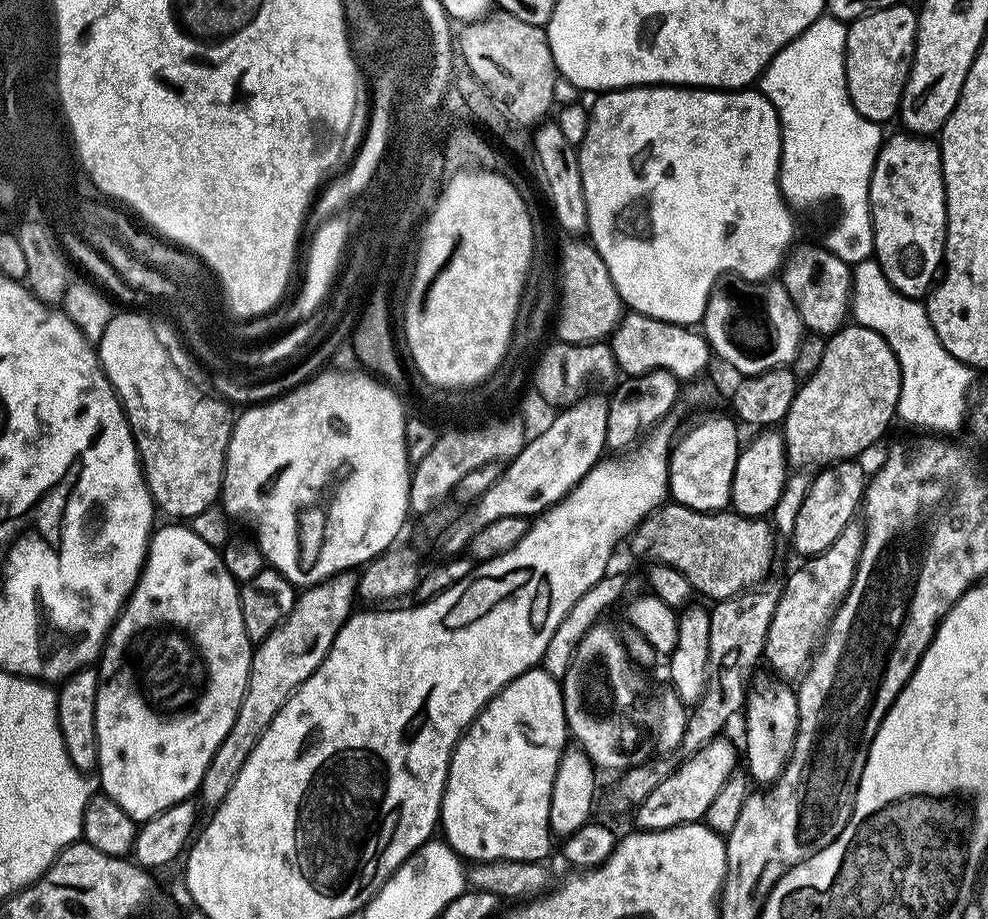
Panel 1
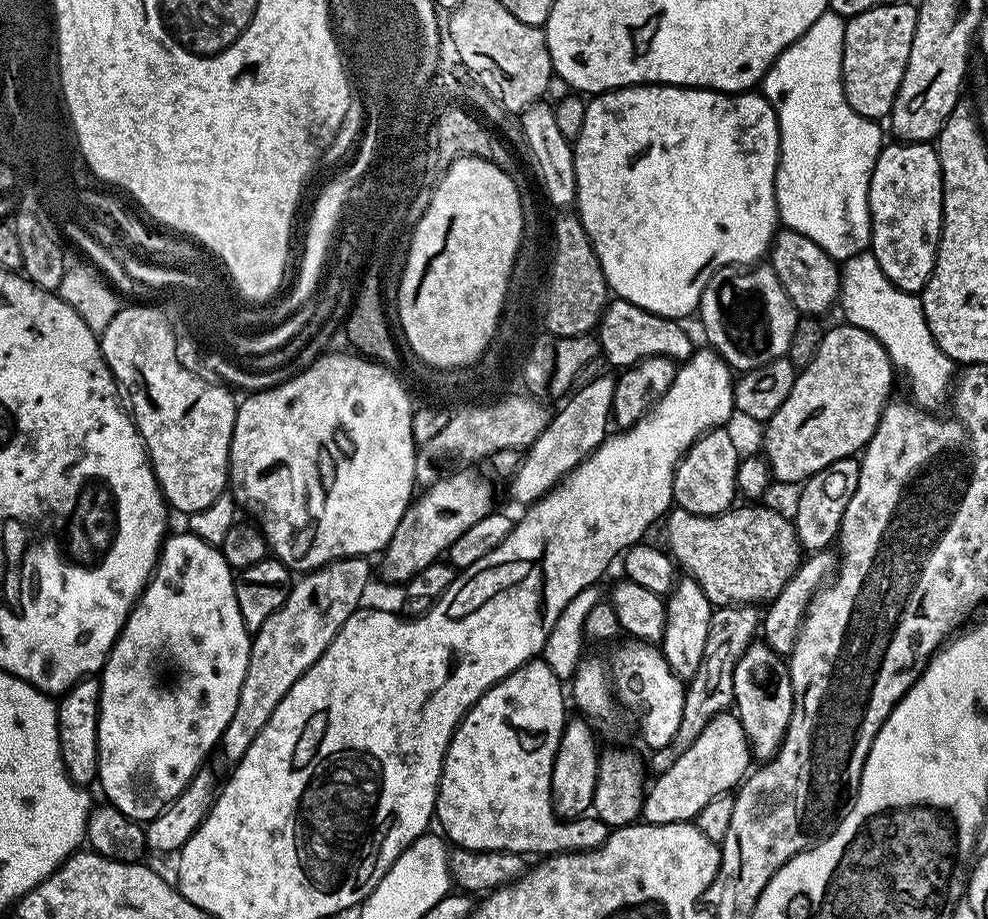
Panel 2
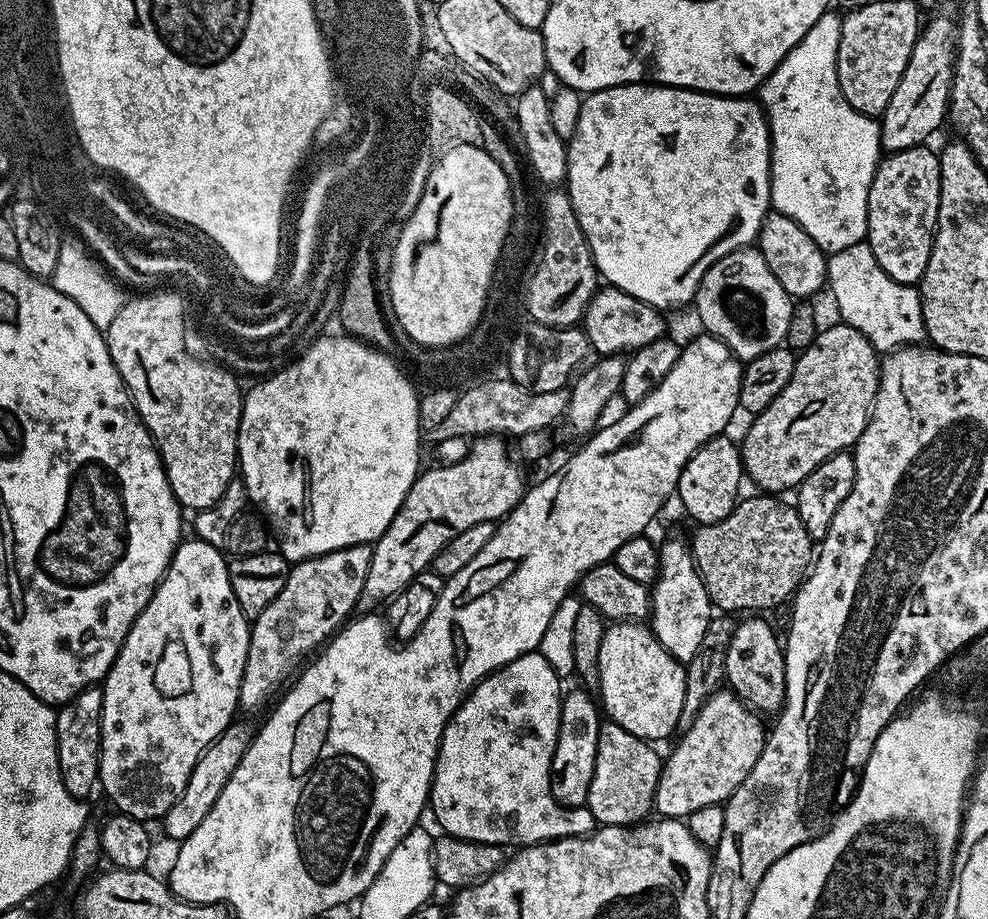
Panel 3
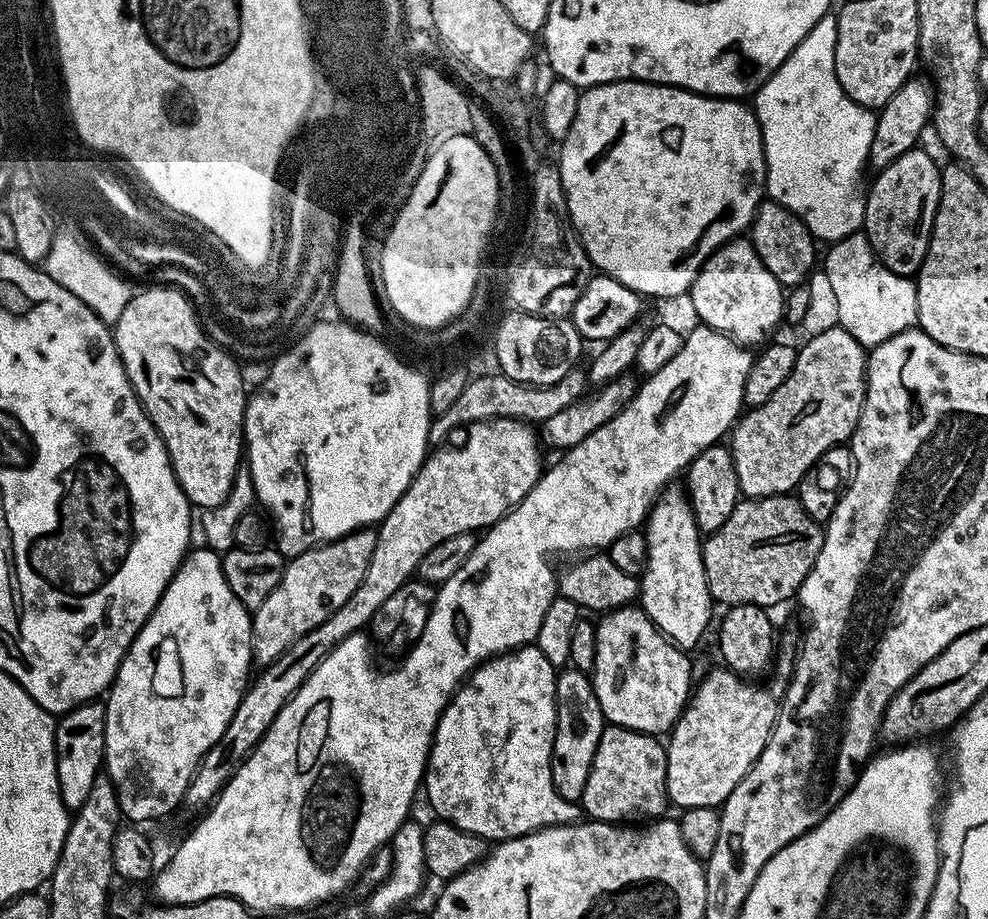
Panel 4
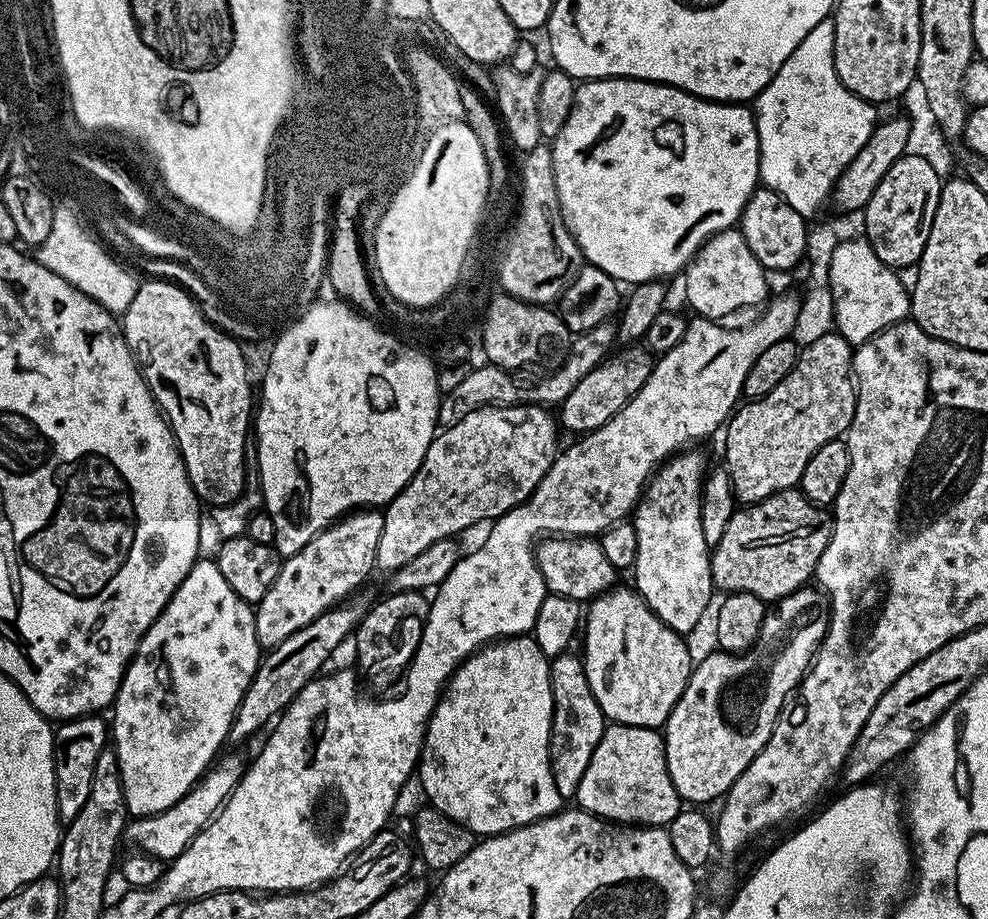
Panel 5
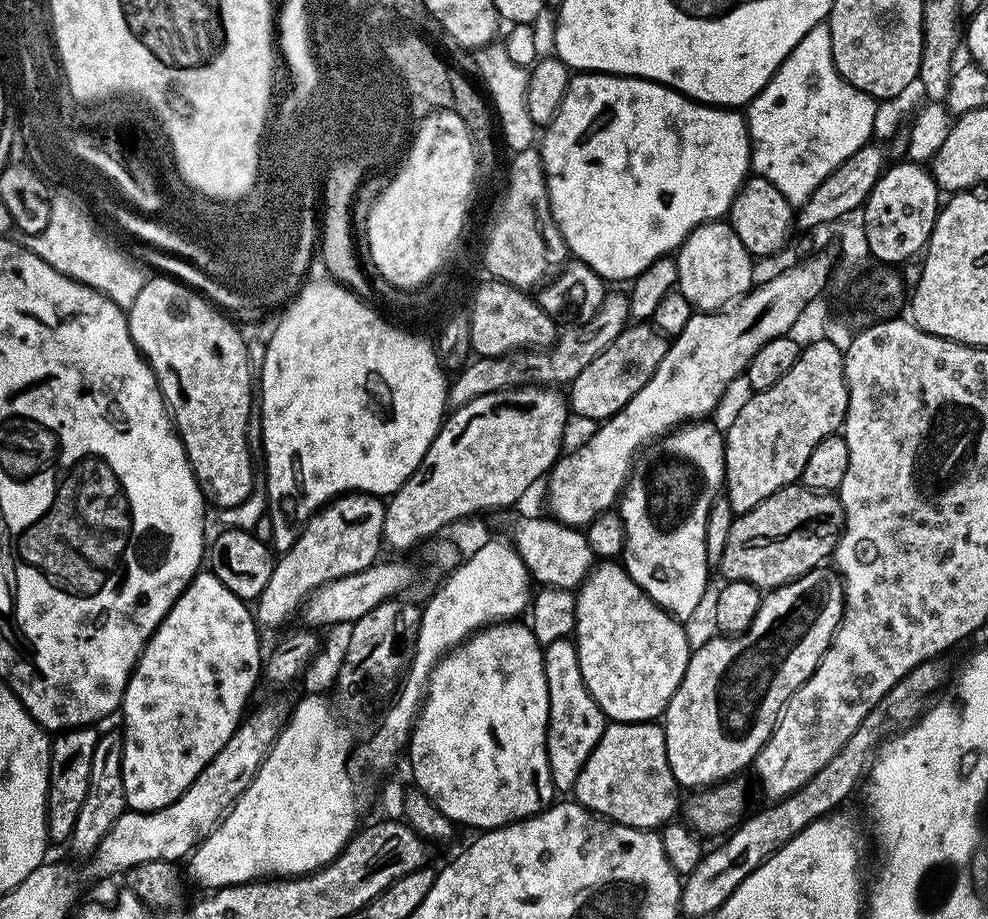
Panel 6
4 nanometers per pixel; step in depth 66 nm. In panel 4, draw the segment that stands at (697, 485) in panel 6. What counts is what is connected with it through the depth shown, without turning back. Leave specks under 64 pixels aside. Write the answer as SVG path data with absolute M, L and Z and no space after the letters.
M676 486L665 488L652 505L643 533L648 557L639 577L639 607L677 648L692 650L712 620L714 601L706 582L702 533L688 505L687 495L681 489L679 492Z

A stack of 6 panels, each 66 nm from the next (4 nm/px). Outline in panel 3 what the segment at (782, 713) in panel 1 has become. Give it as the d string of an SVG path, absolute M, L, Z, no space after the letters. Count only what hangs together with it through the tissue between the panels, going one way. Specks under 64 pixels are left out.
M752 614L737 623L726 650L724 678L727 687L735 692L736 696L753 712L776 714L783 708L786 694L784 649L781 637L779 635L776 637L775 630L758 617L759 615Z

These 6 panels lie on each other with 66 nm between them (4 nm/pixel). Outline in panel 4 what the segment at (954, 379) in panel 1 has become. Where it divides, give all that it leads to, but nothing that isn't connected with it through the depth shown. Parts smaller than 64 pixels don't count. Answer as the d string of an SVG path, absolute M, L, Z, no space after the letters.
M863 231L855 232L835 241L828 253L823 253L822 268L836 303L836 320L839 327L850 334L865 350L871 350L886 338L902 334L908 328L917 327L918 298L915 279L894 274L876 257L868 237Z

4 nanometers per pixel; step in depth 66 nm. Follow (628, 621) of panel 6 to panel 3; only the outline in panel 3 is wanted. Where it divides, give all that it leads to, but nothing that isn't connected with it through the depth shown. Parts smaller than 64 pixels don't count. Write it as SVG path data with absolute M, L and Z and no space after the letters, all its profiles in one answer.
M612 622L607 627L596 652L600 667L598 700L607 719L644 741L666 739L680 723L686 698L685 665L660 645L647 623Z

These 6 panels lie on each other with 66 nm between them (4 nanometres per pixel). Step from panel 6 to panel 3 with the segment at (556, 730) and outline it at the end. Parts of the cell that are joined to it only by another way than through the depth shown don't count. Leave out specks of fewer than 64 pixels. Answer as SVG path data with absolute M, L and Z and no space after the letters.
M576 688L573 692L565 691L560 702L560 721L558 738L552 755L550 790L563 808L585 807L591 778L594 777L602 712L597 701L593 697L592 700L582 689Z

